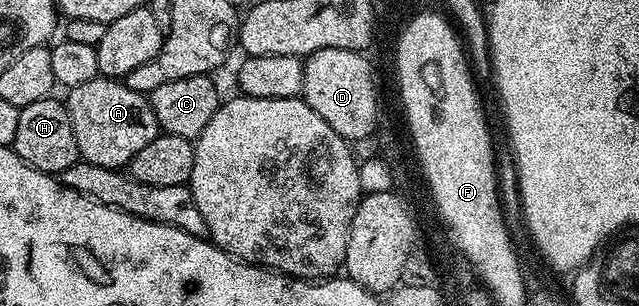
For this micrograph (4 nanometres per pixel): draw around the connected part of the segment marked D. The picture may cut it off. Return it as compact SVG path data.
M328 47L303 60L304 83L300 94L303 101L336 131L336 135L356 143L371 136L380 120L378 89L374 86L374 69L365 52L356 49Z

